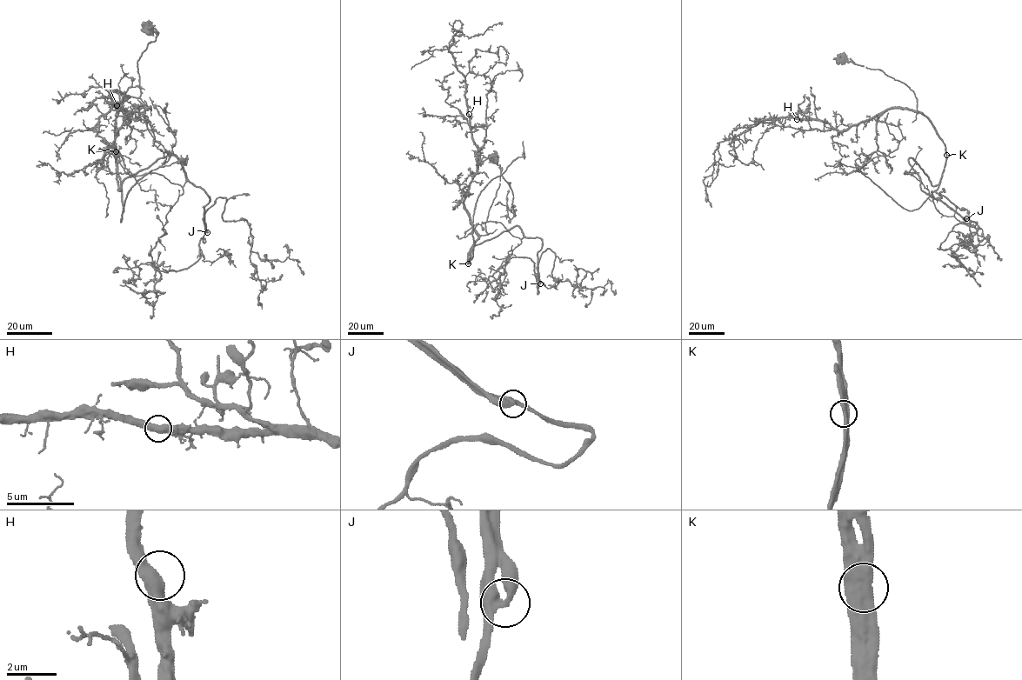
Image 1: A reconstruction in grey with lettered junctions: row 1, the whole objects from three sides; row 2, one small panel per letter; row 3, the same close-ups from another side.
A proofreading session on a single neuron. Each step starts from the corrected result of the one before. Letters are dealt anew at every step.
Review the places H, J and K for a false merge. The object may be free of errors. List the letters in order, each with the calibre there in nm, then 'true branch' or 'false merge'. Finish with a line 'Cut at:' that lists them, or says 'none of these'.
H: calibre 480 nm; true branch
J: calibre 440 nm; true branch
K: calibre 500 nm; false merge
Cut at: K

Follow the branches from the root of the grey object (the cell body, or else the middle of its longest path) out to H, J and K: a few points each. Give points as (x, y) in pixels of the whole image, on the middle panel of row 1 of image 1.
H: (493, 159), (501, 167), (499, 185), (485, 223), (488, 234), (480, 235), (464, 203), (479, 158), (469, 114)
J: (493, 159), (501, 170), (488, 234), (468, 263), (476, 244), (517, 225), (541, 239), (539, 283)
K: (493, 159), (501, 167), (499, 185), (485, 223), (488, 234), (480, 236), (469, 251), (468, 263)

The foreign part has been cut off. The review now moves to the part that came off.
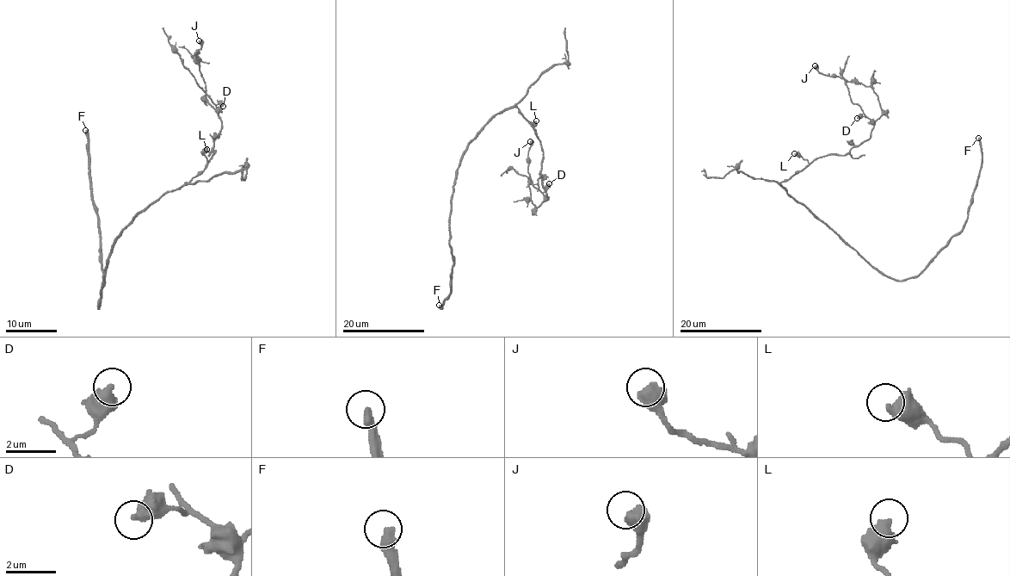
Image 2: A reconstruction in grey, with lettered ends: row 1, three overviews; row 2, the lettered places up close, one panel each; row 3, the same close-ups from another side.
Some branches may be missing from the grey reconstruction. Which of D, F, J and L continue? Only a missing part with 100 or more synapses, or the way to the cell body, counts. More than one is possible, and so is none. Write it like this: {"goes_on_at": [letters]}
{"goes_on_at": ["F"]}

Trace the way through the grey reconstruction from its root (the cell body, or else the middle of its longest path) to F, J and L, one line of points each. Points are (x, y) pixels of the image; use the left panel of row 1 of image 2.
F: (132, 221), (118, 235), (108, 256), (98, 307), (103, 276), (101, 232), (92, 197), (85, 130)
J: (132, 221), (165, 193), (187, 184), (215, 153), (212, 145), (222, 122), (205, 96), (196, 57), (199, 40)
L: (132, 221), (165, 193), (178, 189), (196, 176), (205, 167), (204, 151), (206, 149)

